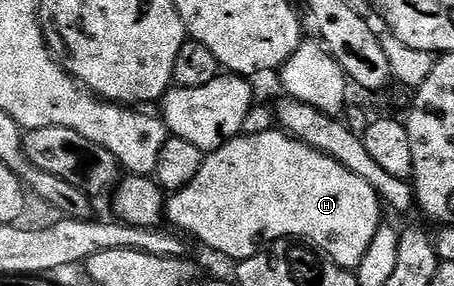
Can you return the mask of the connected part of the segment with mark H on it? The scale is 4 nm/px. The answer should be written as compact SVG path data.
M273 130L266 134L235 136L218 151L207 153L202 170L198 170L198 178L194 178L194 182L190 182L190 186L181 192L171 193L167 197L166 220L173 224L173 229L181 233L189 232L218 255L229 256L232 262L250 258L273 242L291 238L296 242L307 242L340 268L354 270L362 262L366 250L370 250L374 234L378 234L382 223L380 208L380 195L370 186L370 182L358 178L358 174L350 174L350 170L334 158L298 142L284 132Z

